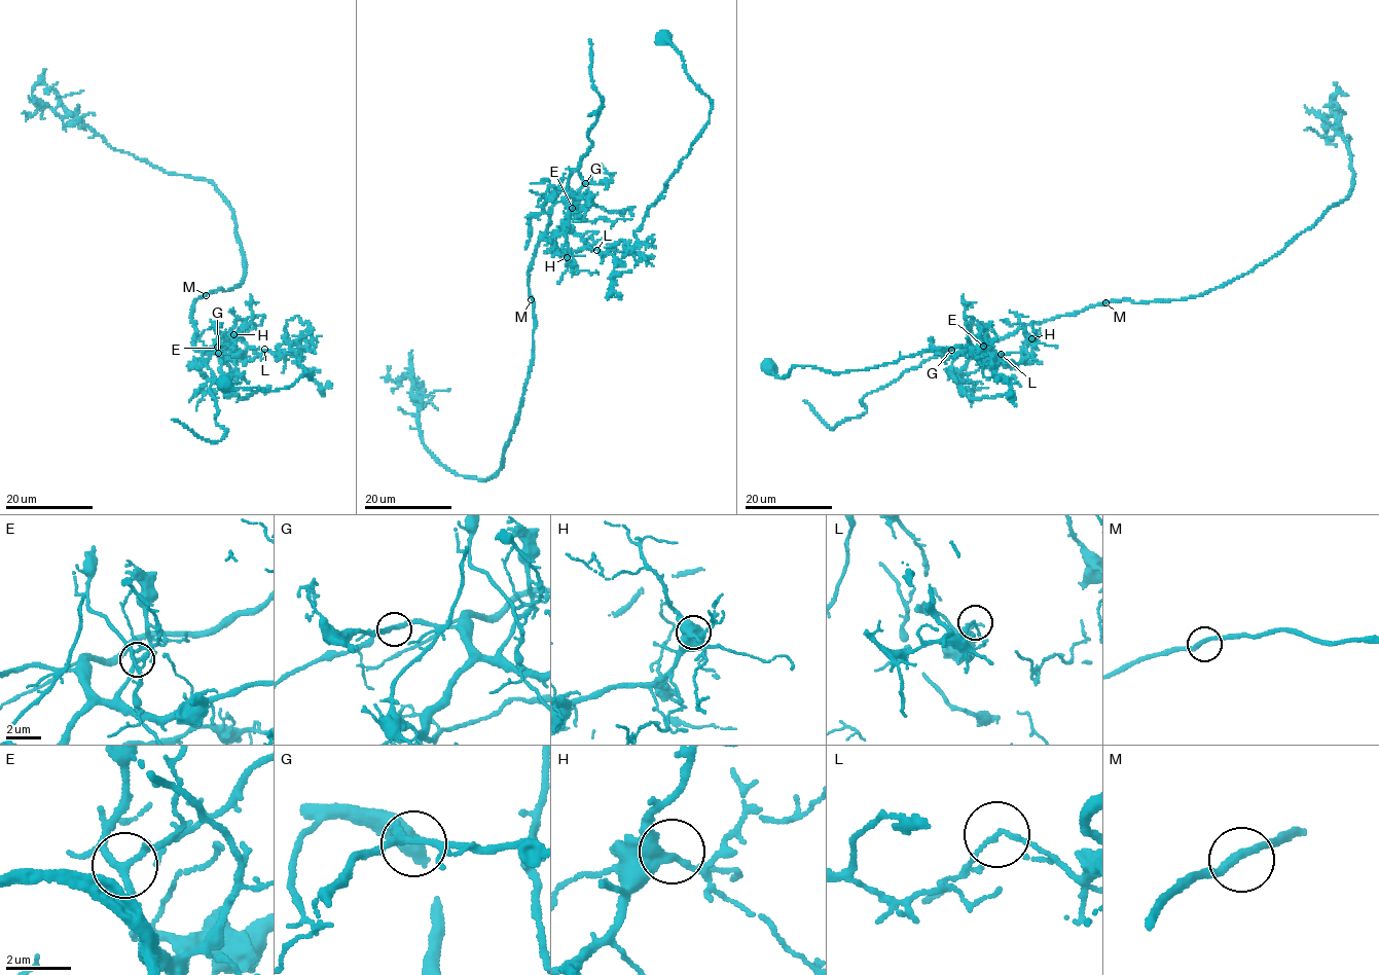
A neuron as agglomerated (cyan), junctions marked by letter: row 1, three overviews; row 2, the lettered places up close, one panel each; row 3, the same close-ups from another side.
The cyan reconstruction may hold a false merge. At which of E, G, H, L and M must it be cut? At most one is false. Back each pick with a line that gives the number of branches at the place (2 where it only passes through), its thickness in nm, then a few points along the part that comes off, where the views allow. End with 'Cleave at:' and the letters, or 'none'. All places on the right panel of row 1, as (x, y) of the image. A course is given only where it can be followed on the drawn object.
L: 2 | 110 nm | (1001, 353), (979, 360), (970, 346), (938, 348), (835, 374), (793, 366), (782, 377), (766, 371), (769, 361)
Cleave at: L

